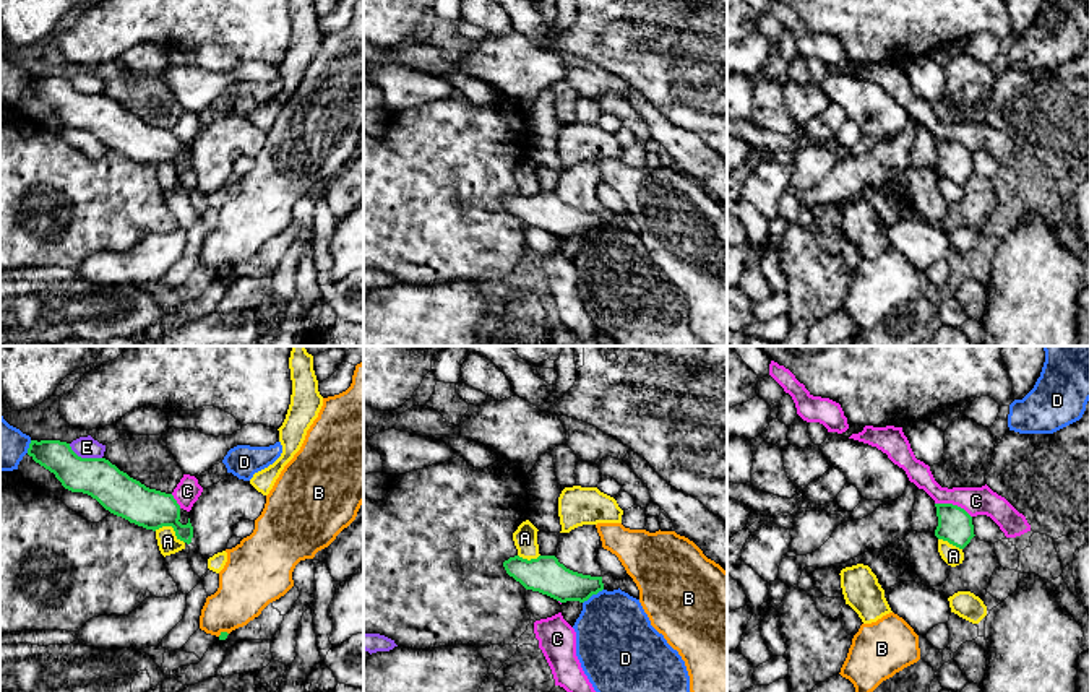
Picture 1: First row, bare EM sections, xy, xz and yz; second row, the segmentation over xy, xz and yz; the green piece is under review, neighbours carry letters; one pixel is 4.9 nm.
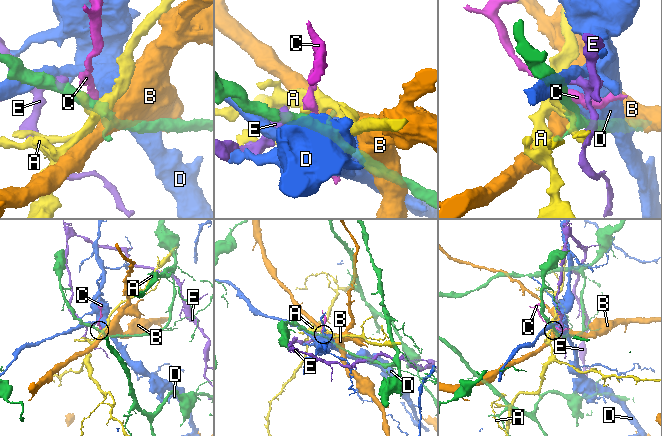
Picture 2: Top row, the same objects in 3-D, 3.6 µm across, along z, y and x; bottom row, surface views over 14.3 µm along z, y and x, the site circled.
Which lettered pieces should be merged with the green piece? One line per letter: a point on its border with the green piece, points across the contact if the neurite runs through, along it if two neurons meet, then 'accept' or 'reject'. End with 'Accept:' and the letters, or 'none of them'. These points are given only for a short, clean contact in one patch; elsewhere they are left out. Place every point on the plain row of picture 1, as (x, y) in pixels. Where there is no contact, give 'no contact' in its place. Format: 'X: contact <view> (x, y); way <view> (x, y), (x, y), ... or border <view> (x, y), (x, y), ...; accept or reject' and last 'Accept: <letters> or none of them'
A: contact xy (171, 161); reject
B: contact xy (223, 268); reject
C: contact yz (951, 140); border yz (935, 138), (956, 140), (971, 153); reject
D: contact xz (593, 229); reject
E: contact xy (85, 95); reject
Accept: none of them

